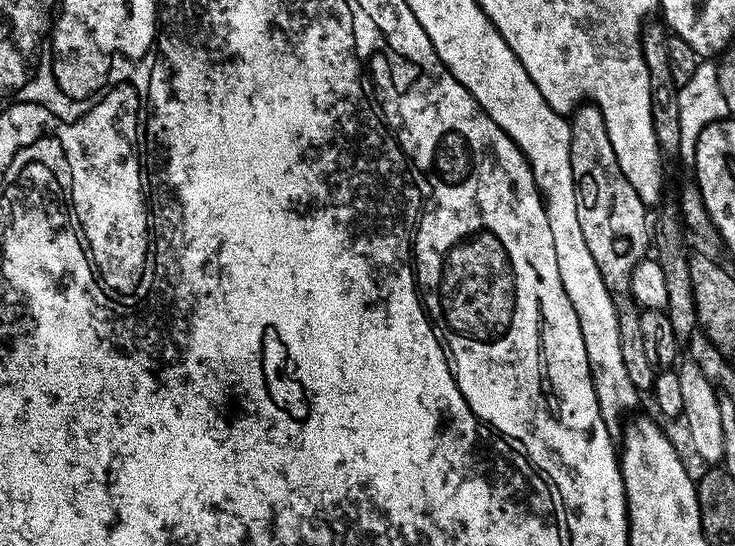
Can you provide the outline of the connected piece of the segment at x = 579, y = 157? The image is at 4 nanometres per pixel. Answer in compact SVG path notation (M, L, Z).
M588 102L571 113L570 166L572 181L576 184L576 205L578 206L578 222L582 225L582 238L586 238L586 246L590 246L590 254L598 266L604 279L606 290L611 294L616 307L616 321L620 335L622 350L622 366L634 382L637 393L651 393L654 388L654 369L650 358L646 358L646 342L642 338L641 309L632 298L632 272L640 265L640 261L649 255L648 252L648 212L649 209L638 198L634 186L622 174L622 166L618 166L618 154L614 154L614 146L610 146L610 134L604 125L604 116L596 105Z

